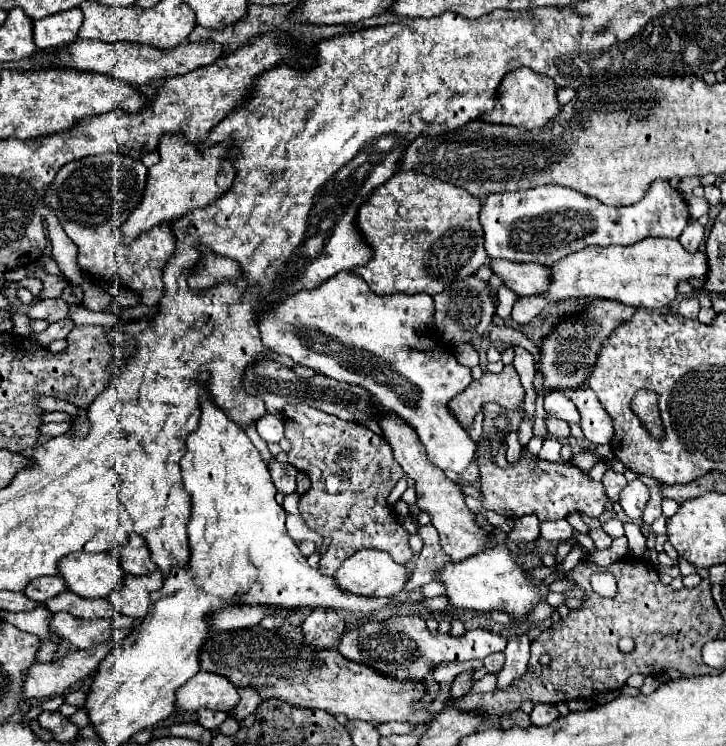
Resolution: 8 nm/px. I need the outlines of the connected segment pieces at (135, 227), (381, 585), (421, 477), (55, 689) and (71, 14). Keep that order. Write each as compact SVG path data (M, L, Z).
M165 134L159 140L157 152L161 160L149 168L145 196L137 210L123 224L125 242L131 242L143 230L149 230L161 222L175 222L181 214L187 214L199 206L215 202L219 194L231 188L235 166L231 166L231 162L223 158L223 146L221 148L213 146L211 150L199 154L197 144L183 142L183 138L175 138L175 134Z
M359 550L335 574L337 584L361 596L395 596L409 580L405 564L393 562L383 550Z
M381 414L379 428L383 430L383 438L391 444L395 460L401 464L405 474L417 482L415 484L417 506L423 512L431 514L431 524L437 528L441 536L441 546L453 558L453 562L461 562L465 558L471 558L479 552L489 550L491 546L487 542L489 538L493 538L493 532L479 526L475 512L469 510L465 504L465 494L461 492L461 488L453 480L449 480L443 470L439 470L437 466L431 466L415 430L405 420L401 420L397 414Z
M115 630L109 642L103 642L103 644L99 644L99 646L91 646L91 648L87 648L87 650L69 652L69 654L61 656L61 658L55 660L55 662L47 662L47 664L35 662L35 664L31 666L31 670L27 672L23 696L25 696L25 698L47 698L47 696L53 696L53 694L63 694L63 690L69 688L73 682L77 682L77 680L81 680L81 678L87 678L91 672L95 672L97 666L99 666L99 662L101 662L115 646L119 646L119 642L123 642L123 638L127 638L129 634L131 634L129 630Z
M71 8L59 14L51 14L33 22L33 40L37 48L61 48L77 40L77 32L83 24L81 8Z

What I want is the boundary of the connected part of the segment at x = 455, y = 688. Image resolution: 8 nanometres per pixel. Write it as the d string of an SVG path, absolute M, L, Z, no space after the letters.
M463 672L455 678L455 682L451 684L451 698L459 698L463 694L467 694L471 690L473 682L471 682L471 672Z

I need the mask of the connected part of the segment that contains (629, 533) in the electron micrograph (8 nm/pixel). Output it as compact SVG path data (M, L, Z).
M626 522L624 529L629 542L629 550L635 554L637 558L641 558L647 550L647 538L642 534L640 528L631 522Z

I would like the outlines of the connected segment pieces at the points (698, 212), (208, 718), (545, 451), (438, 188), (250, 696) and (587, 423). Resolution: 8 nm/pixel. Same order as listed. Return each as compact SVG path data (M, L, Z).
M691 196L691 198L687 200L687 206L689 206L691 218L695 218L695 220L697 220L699 216L703 216L703 214L709 212L709 204L707 204L705 198L695 198L695 196Z
M199 710L199 724L203 724L207 730L215 730L223 724L223 720L227 718L227 712L215 712L215 710Z
M545 438L545 440L543 440L543 448L541 448L541 452L539 452L539 458L551 462L571 464L571 461L565 462L561 459L561 442L559 442L557 438Z
M397 172L385 184L381 184L371 196L361 204L357 212L357 230L363 236L365 244L373 250L371 260L365 266L357 266L351 270L359 274L369 288L379 296L391 294L439 294L447 286L457 280L463 280L475 274L487 262L487 252L483 250L483 228L479 224L481 200L473 198L465 190L459 190L453 184L435 180L433 176L413 174L413 172Z
M239 688L239 696L241 696L241 700L239 700L239 704L229 712L237 722L243 722L247 716L251 716L255 710L257 710L257 706L259 706L259 702L263 700L255 690L251 690L251 688Z
M581 386L577 390L569 390L567 396L575 402L575 406L581 412L581 428L589 442L595 446L611 444L613 434L613 418L603 410L601 402L595 398L595 392L587 386Z

